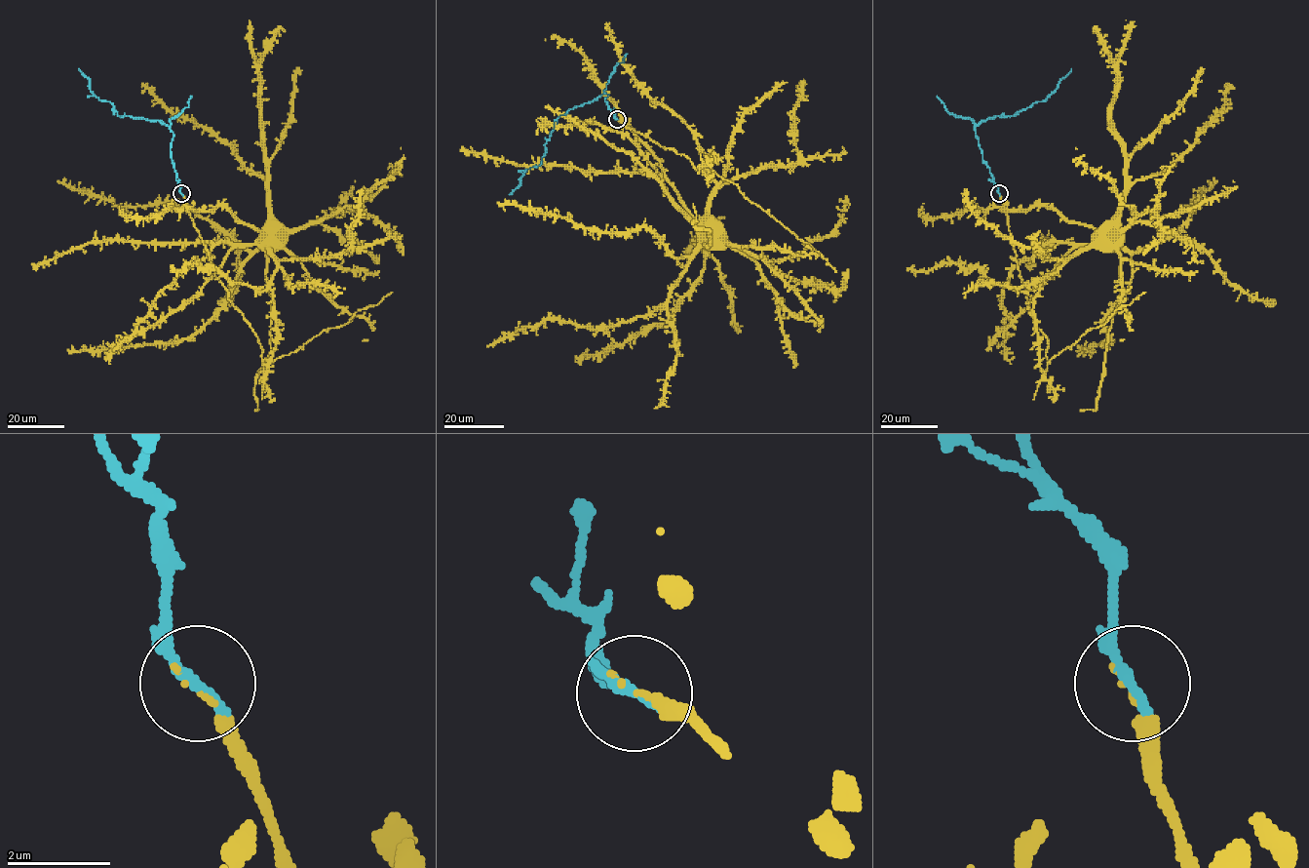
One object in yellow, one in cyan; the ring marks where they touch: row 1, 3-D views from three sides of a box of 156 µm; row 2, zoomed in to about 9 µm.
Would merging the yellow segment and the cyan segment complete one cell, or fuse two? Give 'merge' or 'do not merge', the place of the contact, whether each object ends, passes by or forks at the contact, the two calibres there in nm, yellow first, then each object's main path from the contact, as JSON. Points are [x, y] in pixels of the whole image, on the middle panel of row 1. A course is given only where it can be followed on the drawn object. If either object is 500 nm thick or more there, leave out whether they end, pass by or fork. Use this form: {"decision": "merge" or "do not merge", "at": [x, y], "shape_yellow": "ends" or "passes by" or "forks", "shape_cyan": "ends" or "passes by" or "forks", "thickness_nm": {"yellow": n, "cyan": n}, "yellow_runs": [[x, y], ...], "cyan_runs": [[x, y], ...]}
{"decision": "merge", "at": [617, 119], "shape_yellow": "ends", "shape_cyan": "ends", "thickness_nm": {"yellow": 120, "cyan": 260}, "yellow_runs": [[617, 119], [625, 123], [659, 161], [664, 177], [680, 203], [700, 223], [711, 227]], "cyan_runs": [[617, 119], [603, 93], [560, 115], [541, 164], [525, 172], [509, 194]]}

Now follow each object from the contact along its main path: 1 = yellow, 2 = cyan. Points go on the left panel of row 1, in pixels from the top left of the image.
1: (182, 194), (193, 210), (211, 210), (222, 206), (243, 222), (261, 230), (271, 230)
2: (182, 193), (169, 128), (158, 120), (118, 115), (110, 101), (94, 96), (78, 69)

